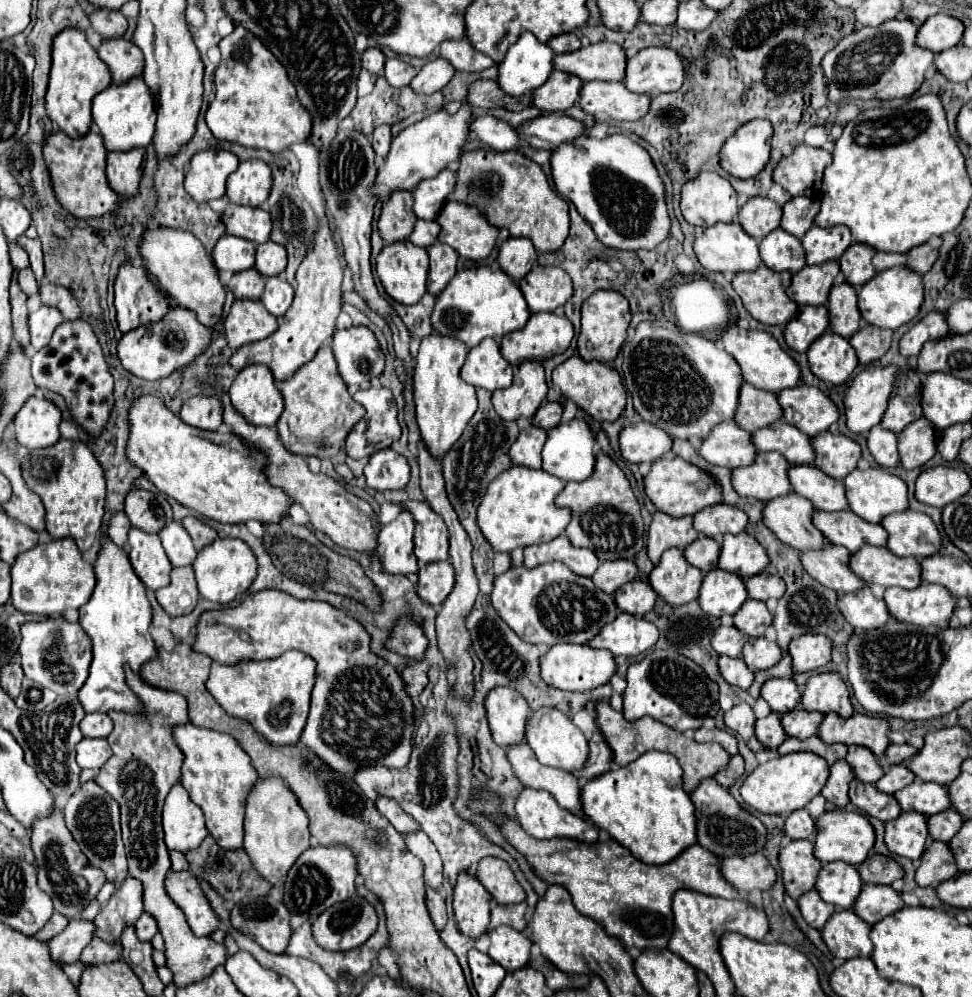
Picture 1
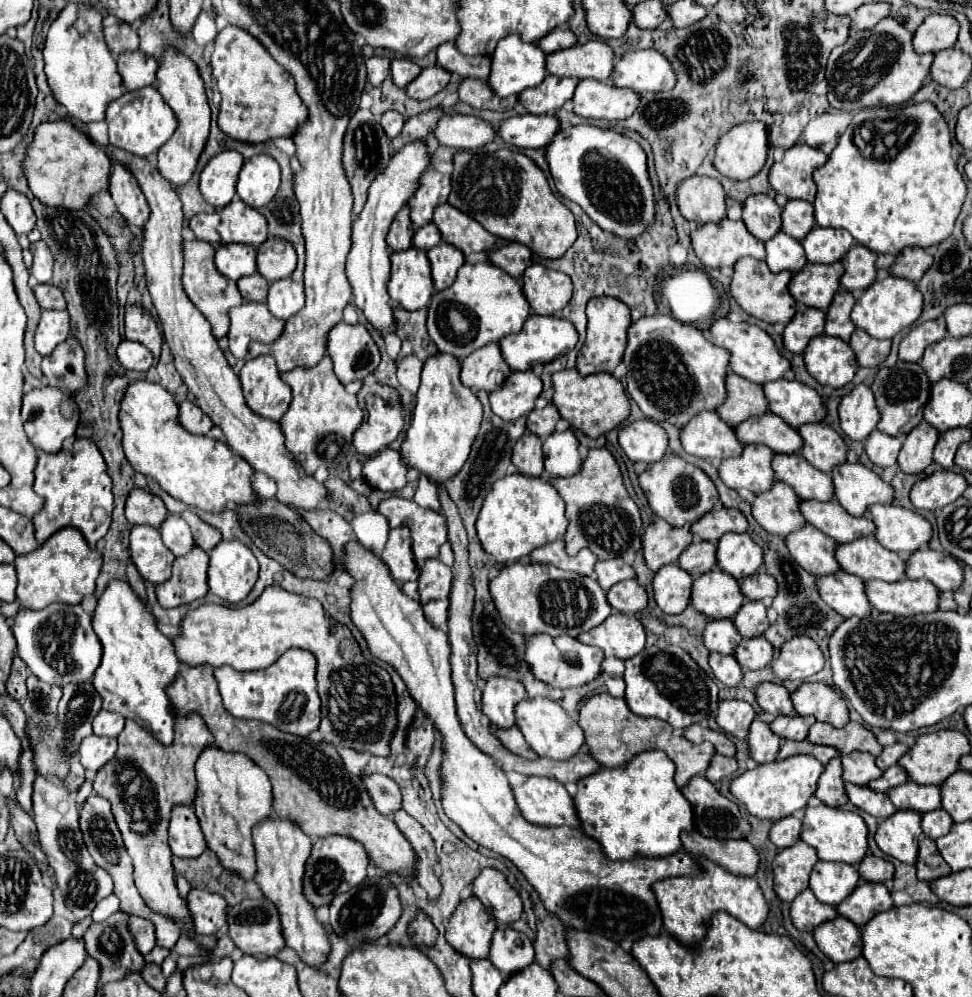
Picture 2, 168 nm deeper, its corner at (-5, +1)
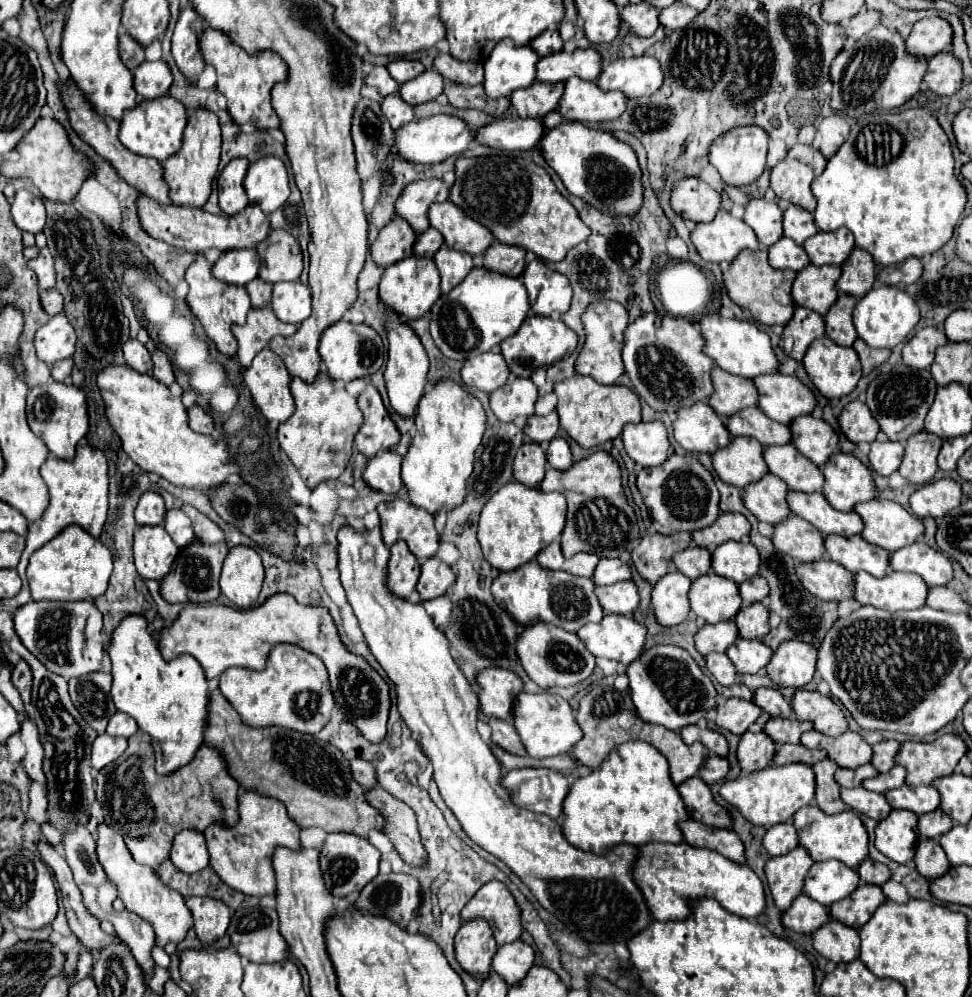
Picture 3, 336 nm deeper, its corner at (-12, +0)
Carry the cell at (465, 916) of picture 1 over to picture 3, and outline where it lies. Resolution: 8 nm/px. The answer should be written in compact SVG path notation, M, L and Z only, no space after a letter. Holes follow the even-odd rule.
M464 923L454 939L456 961L474 979L484 981L490 973L490 961L498 949L488 923Z

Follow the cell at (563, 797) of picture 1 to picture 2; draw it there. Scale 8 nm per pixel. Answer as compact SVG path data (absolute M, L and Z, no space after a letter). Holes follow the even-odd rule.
M513 726L509 730L497 730L497 738L503 742L503 746L509 752L513 752L521 758L527 758L527 760L537 760L537 754L529 748L529 744L525 742L525 738L517 726Z

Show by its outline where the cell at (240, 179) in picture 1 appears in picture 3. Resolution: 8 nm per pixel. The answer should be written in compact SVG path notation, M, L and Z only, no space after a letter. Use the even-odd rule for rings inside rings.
M262 157L250 165L244 179L244 189L252 205L258 205L266 215L276 211L290 195L288 173L278 157Z

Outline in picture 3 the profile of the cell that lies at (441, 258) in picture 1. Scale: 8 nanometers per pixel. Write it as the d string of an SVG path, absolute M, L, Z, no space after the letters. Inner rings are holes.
M442 245L438 249L438 253L434 255L434 263L440 271L440 279L442 279L442 293L448 293L450 289L454 289L470 271L472 271L472 257L468 253L462 251L454 251L446 245Z

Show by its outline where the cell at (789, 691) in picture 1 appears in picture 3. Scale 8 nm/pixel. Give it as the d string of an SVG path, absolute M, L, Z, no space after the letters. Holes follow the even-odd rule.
M768 687L768 689L756 689L754 691L754 697L752 701L764 709L766 713L770 713L772 717L790 717L792 715L792 709L790 709L790 703L782 697L782 693L774 687Z

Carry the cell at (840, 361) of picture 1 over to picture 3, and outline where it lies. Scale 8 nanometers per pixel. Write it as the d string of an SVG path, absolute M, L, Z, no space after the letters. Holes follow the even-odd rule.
M828 337L810 343L802 361L810 381L826 399L838 399L852 393L862 377L856 351L836 345Z

